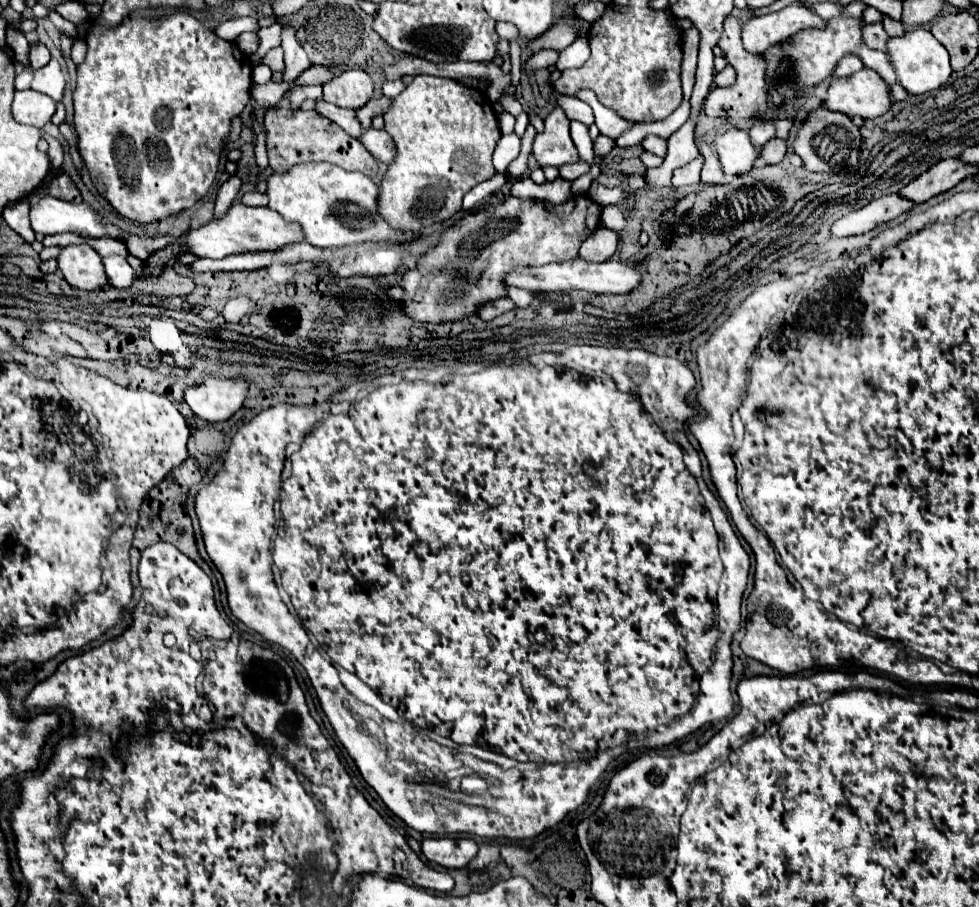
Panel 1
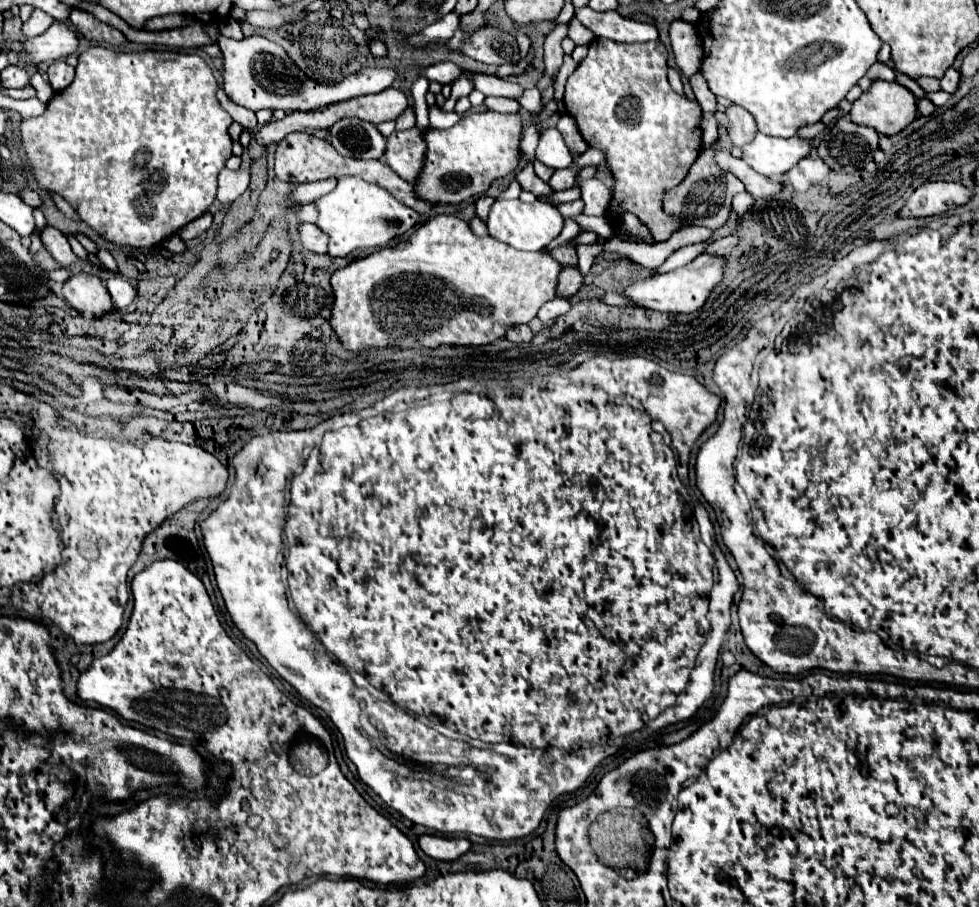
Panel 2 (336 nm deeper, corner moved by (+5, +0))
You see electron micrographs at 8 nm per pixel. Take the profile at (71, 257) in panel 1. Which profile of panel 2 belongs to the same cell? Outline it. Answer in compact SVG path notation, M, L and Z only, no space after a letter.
M77 272L63 284L67 304L87 316L103 316L113 308L105 284L95 274Z

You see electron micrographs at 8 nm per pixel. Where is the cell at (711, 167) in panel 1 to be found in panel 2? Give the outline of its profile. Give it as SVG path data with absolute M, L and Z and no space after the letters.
M587 6L575 12L577 20L595 36L605 36L621 42L649 42L657 40L657 28L623 18L619 12L591 12Z

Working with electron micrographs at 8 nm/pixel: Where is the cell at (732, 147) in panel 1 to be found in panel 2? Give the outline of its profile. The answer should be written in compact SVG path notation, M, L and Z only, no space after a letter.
M757 132L757 136L747 142L743 150L743 160L759 174L773 178L791 170L801 158L809 154L809 144L799 138L773 138Z

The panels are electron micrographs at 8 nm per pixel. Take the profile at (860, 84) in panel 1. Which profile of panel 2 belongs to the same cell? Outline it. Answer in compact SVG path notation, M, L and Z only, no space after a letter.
M875 80L867 92L863 92L859 96L859 100L853 102L853 108L849 112L851 120L855 124L861 124L861 126L871 126L875 128L879 134L885 134L885 136L893 136L897 132L901 132L907 124L911 124L917 116L917 108L915 108L915 102L917 98L901 84L897 82L885 82L885 80Z

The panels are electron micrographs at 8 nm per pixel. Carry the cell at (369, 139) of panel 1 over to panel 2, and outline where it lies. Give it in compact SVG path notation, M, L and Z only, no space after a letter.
M409 128L409 130L395 130L387 138L387 148L385 148L385 162L409 184L415 182L415 176L419 174L421 162L423 162L423 132L419 128Z

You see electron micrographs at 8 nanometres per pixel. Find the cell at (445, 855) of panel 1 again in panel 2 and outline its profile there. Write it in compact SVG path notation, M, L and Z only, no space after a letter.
M423 834L423 836L419 836L419 846L427 856L431 856L435 860L453 862L471 848L471 842L467 838L449 838L449 836Z

